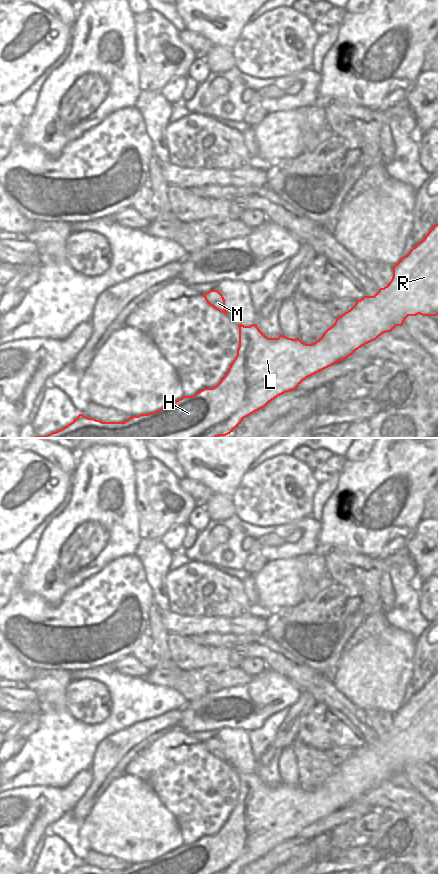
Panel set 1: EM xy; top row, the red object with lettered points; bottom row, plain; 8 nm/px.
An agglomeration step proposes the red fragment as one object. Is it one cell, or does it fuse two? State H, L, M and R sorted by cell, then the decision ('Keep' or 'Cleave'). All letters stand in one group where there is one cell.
Groups: H L M R. Keep

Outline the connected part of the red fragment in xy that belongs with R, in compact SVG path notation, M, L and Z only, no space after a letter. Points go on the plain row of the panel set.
M435 672L427 683L392 716L393 725L384 736L380 736L374 744L364 744L357 748L350 758L339 764L335 771L312 792L282 782L278 786L268 786L257 772L250 774L238 772L237 803L216 834L204 836L192 844L183 844L156 860L131 864L124 870L102 870L79 862L67 874L239 874L244 866L264 856L278 844L297 838L306 826L348 806L356 798L376 788L382 782L391 780L396 774L402 774L408 764L438 763L438 672Z

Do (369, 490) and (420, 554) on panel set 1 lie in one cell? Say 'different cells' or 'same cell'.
different cells

